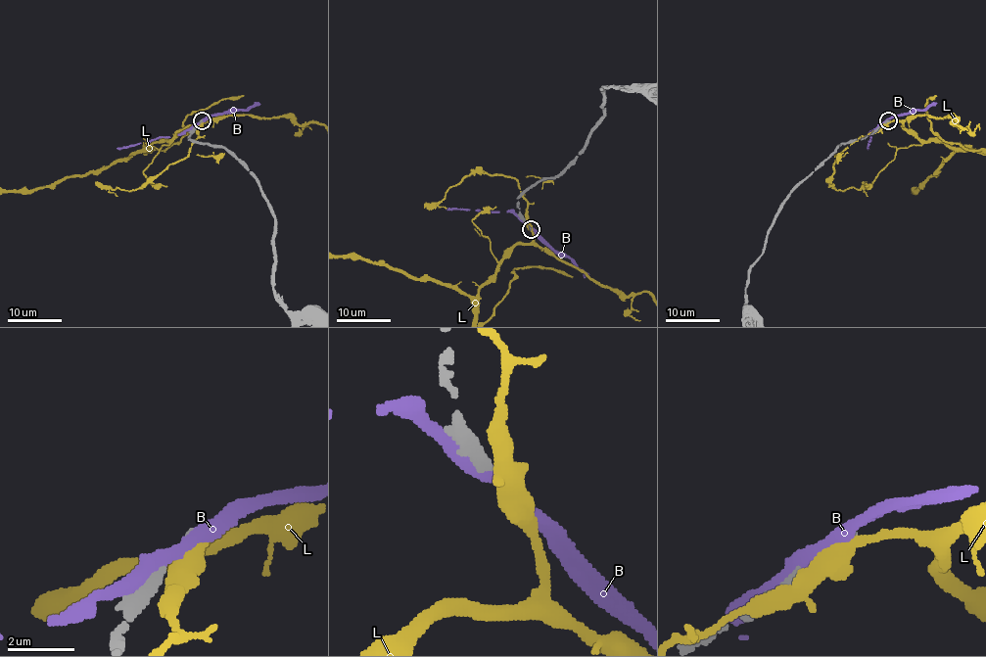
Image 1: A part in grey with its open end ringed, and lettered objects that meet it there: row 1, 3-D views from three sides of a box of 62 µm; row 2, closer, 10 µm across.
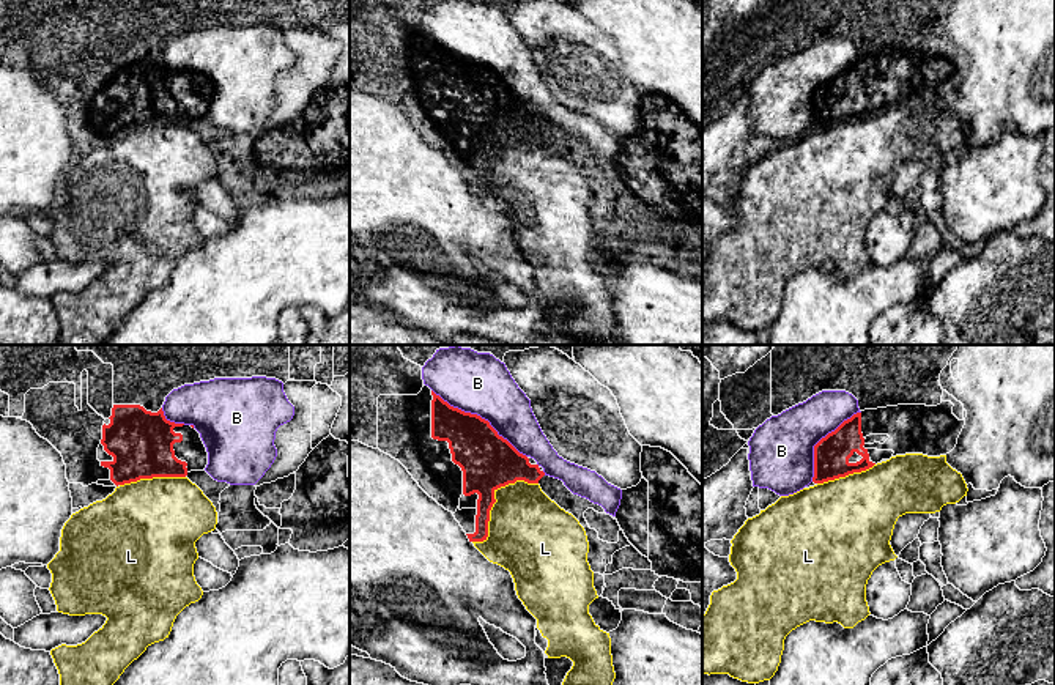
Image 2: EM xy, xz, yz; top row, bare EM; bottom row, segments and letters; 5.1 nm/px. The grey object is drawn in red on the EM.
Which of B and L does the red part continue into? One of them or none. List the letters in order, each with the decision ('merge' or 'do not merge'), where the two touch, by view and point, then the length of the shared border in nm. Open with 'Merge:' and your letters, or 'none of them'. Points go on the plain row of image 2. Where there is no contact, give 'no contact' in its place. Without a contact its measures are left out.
Merge: none of them
B: do not merge; meets red in xz at (479, 63); contact 600 nm long
L: do not merge; meets red in xz at (495, 147); contact 460 nm long

